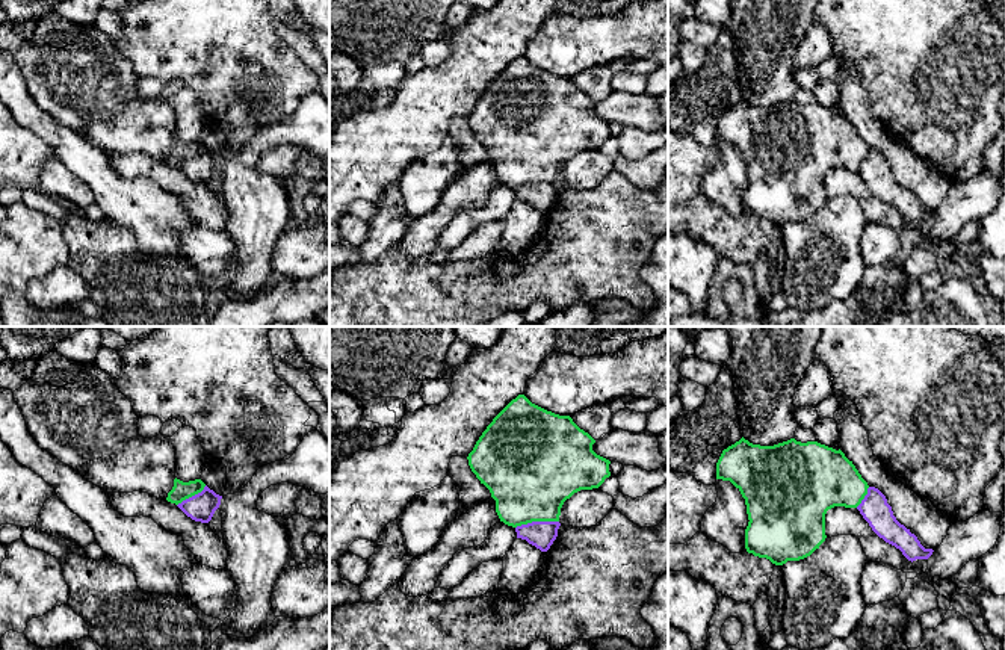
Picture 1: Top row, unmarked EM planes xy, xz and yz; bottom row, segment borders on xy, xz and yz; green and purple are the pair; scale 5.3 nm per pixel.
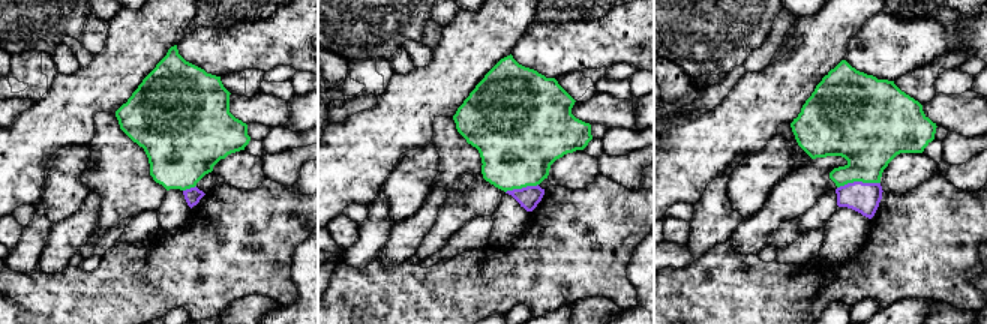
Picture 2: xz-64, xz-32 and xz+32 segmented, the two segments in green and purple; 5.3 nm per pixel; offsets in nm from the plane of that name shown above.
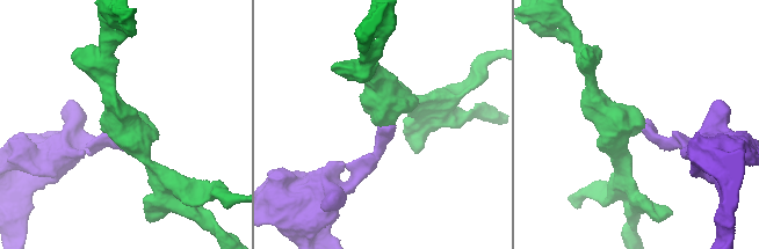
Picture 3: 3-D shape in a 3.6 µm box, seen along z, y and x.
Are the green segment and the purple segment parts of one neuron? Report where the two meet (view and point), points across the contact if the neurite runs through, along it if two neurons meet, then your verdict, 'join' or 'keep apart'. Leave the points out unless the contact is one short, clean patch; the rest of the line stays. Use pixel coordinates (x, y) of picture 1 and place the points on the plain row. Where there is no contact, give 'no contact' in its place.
xz (537, 182) | along xz (558, 182), (532, 182), (516, 189) | keep apart

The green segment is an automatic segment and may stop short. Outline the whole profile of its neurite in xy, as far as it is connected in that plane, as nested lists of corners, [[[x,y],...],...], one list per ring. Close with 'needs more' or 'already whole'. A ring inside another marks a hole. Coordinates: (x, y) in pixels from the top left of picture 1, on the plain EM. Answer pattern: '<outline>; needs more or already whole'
[[[174,141],[174,148],[168,154],[166,162],[171,165],[181,165],[183,162],[201,154],[204,151],[206,145],[201,141],[183,144],[180,141]]]; already whole

